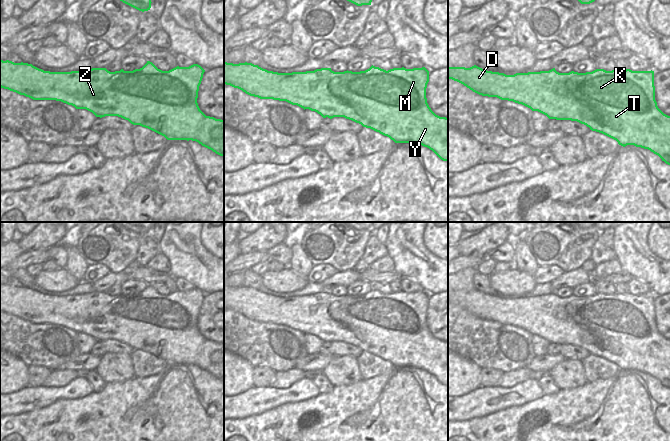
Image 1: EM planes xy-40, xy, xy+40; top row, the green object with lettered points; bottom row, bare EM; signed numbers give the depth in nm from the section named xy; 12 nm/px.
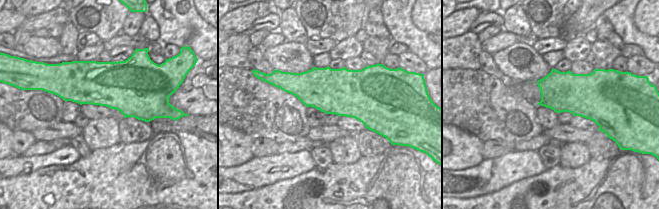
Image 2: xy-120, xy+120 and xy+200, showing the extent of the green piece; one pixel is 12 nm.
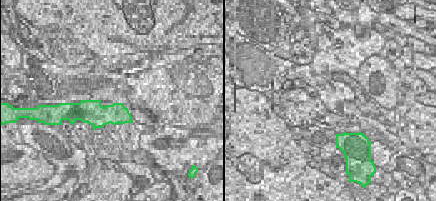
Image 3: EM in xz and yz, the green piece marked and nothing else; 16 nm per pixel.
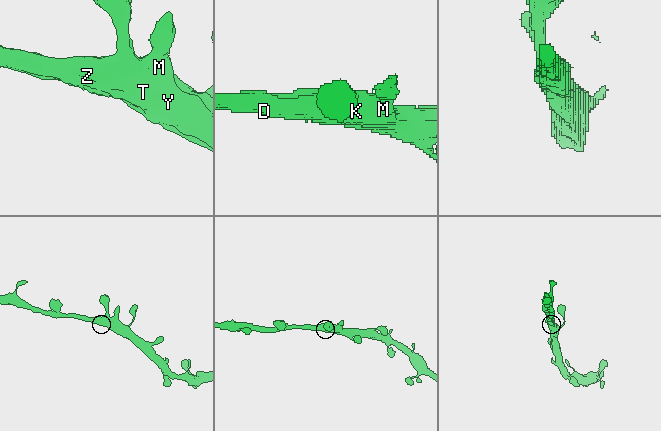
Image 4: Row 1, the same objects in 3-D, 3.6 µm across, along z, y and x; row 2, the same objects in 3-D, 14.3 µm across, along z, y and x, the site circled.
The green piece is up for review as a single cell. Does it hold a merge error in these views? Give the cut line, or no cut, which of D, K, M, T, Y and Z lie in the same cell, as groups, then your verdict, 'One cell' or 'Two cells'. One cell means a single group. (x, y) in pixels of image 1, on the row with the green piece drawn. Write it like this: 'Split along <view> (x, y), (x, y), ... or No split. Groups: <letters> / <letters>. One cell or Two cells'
No split. Groups: D K M T Y Z. One cell.

